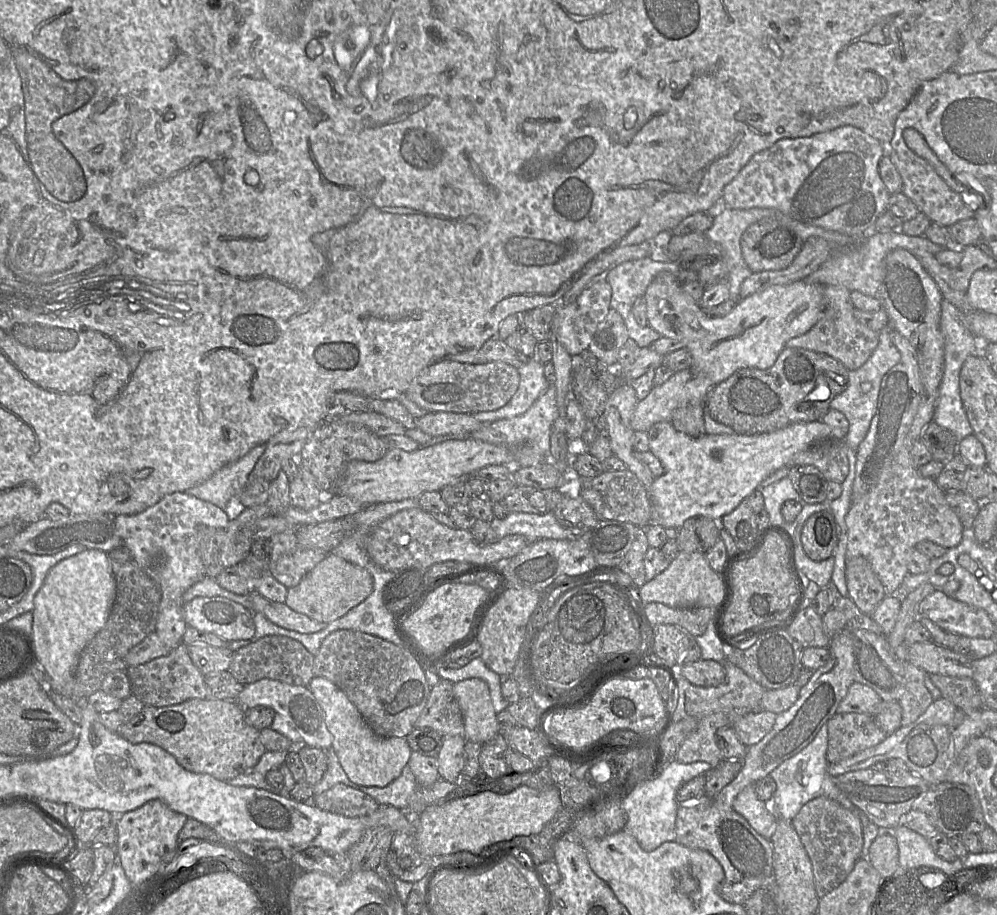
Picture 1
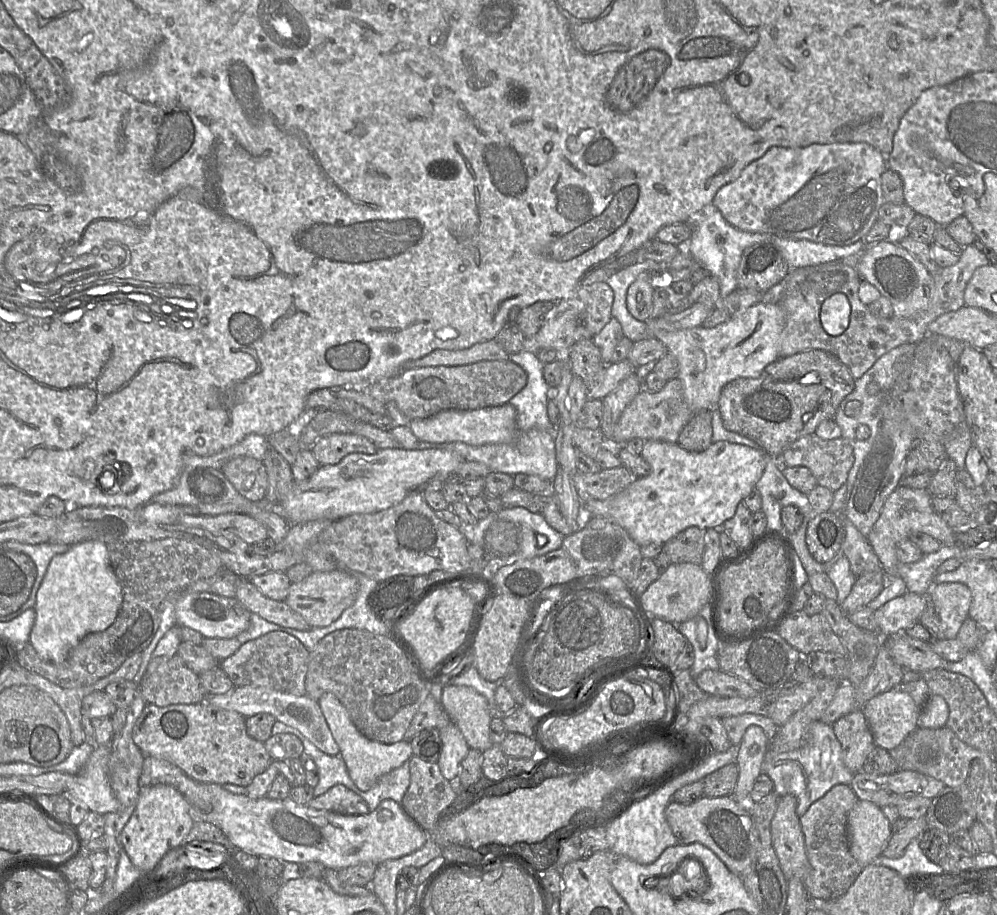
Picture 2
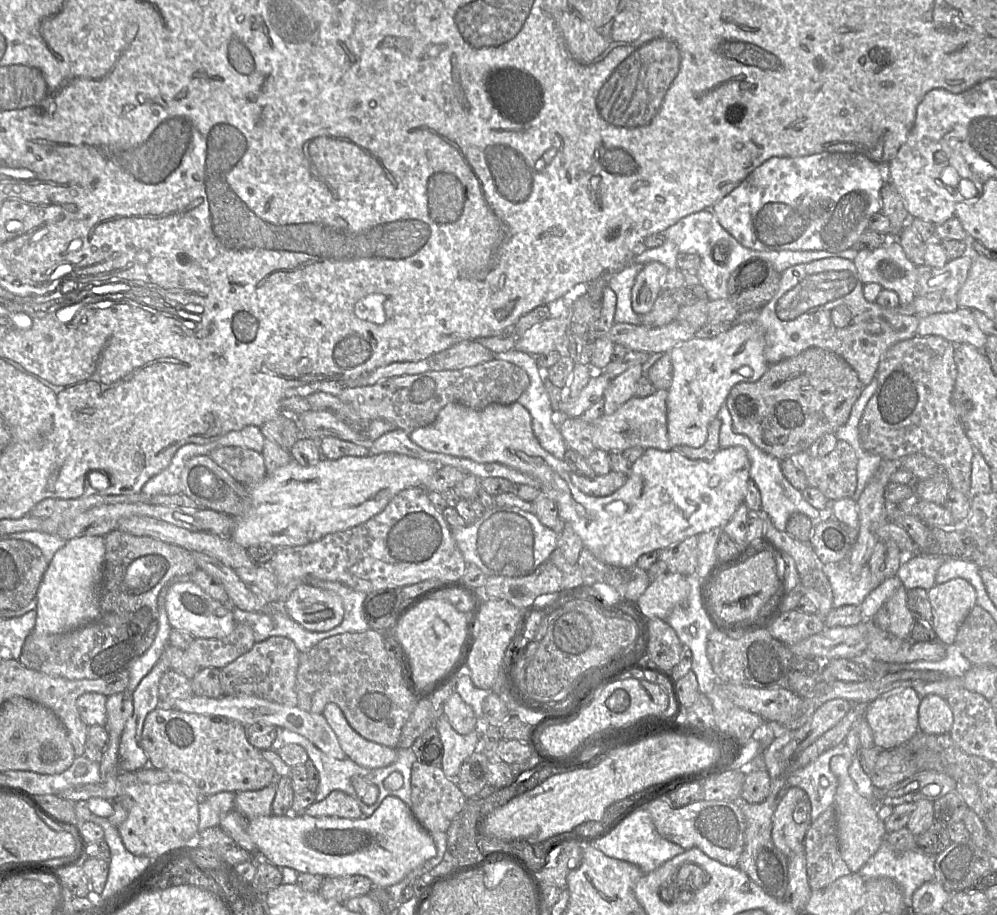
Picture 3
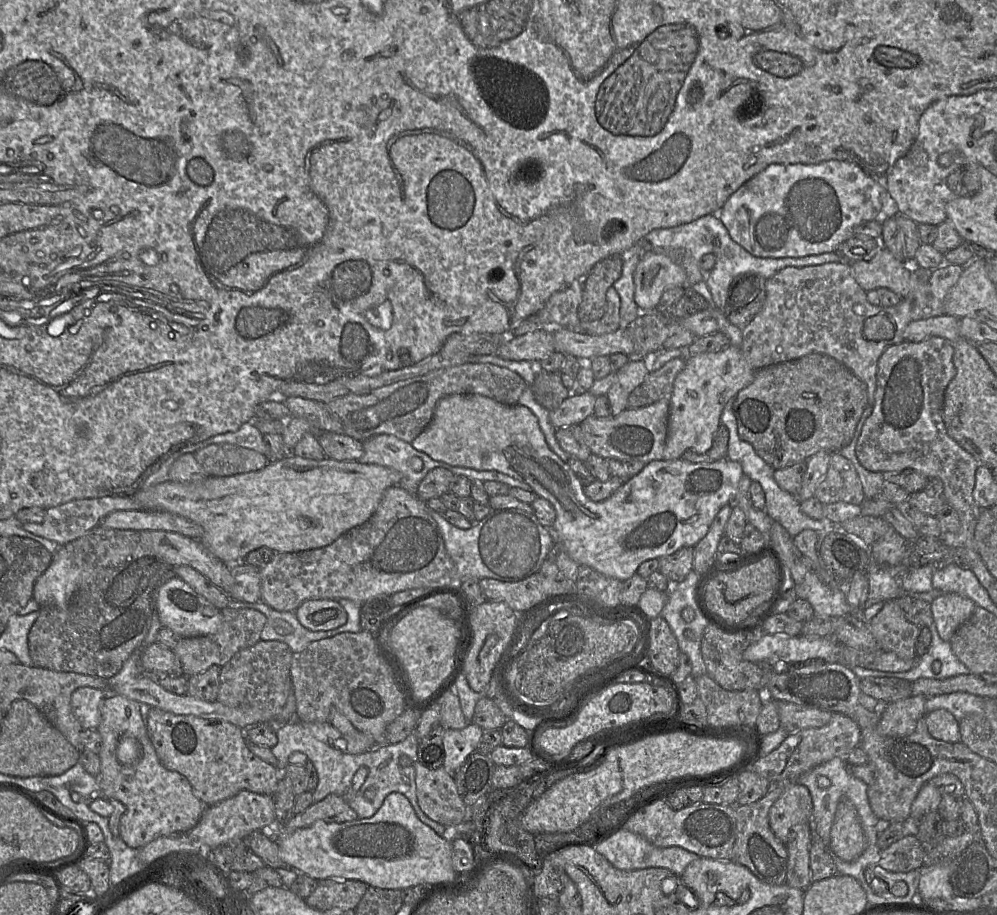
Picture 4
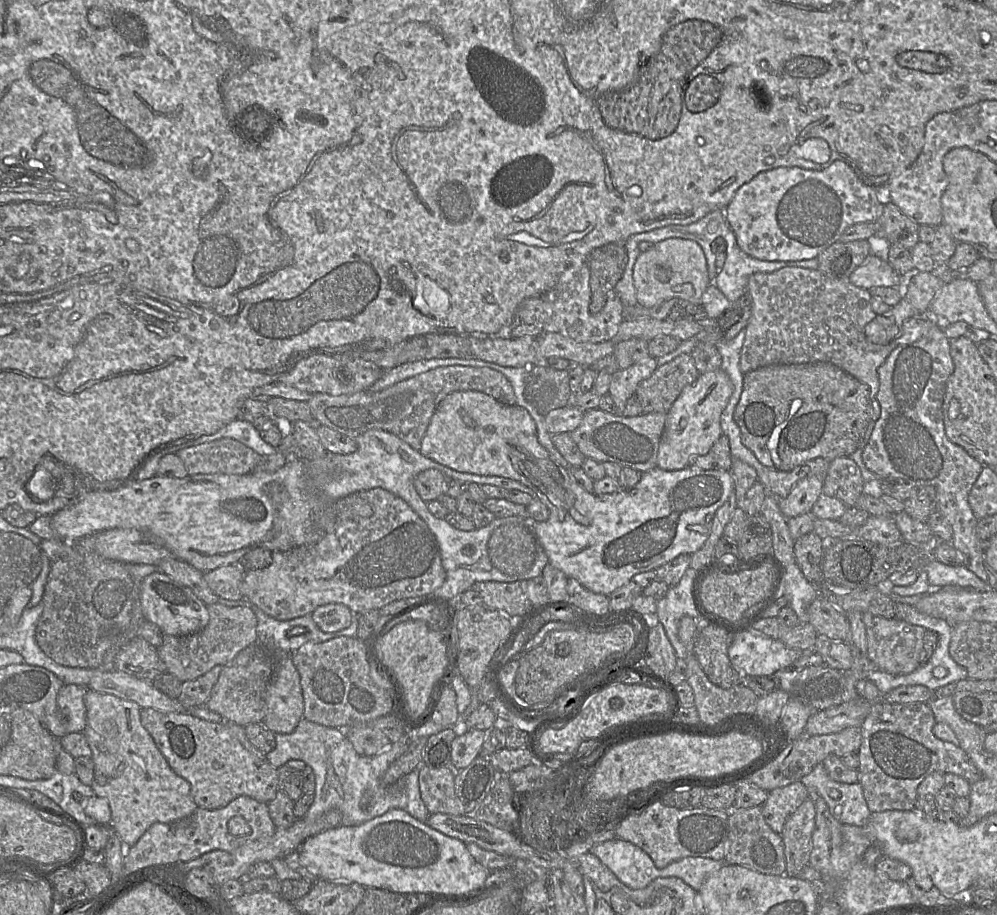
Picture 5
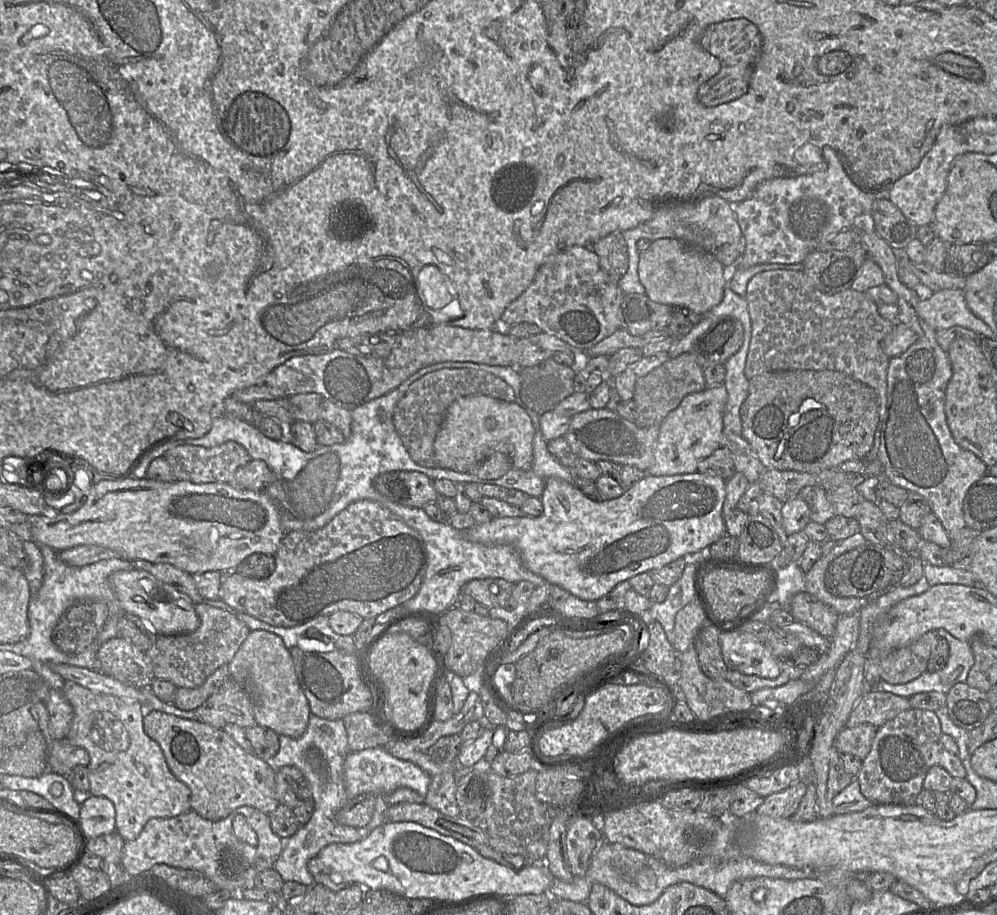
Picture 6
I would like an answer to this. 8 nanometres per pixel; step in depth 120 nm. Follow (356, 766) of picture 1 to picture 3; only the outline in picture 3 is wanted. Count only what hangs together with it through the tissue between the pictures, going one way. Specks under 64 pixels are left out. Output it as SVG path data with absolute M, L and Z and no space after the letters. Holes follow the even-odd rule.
M332 702L326 704L323 715L336 734L346 756L359 766L382 768L396 760L397 748L390 748L363 738L350 726L337 704Z

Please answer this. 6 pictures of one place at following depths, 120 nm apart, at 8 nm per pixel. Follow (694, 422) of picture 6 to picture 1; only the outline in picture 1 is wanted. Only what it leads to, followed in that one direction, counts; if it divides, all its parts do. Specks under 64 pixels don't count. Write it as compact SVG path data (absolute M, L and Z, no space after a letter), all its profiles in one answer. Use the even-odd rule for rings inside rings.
M660 272L647 287L644 301L648 326L662 337L681 341L691 354L694 375L706 377L716 385L740 369L765 370L773 366L790 339L816 324L823 309L823 286L805 280L772 285L738 300L728 315L712 318L682 290L675 275Z

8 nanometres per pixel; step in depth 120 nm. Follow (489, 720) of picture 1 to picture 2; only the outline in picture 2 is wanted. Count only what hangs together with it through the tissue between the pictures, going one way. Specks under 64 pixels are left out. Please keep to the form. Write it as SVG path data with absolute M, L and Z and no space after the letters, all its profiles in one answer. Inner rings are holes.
M444 686L441 705L464 736L469 748L481 752L493 744L490 739L490 723L487 699L468 686Z

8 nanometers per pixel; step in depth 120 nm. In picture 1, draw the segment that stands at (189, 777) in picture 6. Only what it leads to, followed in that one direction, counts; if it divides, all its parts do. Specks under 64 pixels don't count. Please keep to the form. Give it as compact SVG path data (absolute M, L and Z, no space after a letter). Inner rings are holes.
M217 698L189 699L182 703L154 707L145 705L130 721L123 723L119 733L130 743L151 743L175 757L186 770L205 773L222 781L231 780L240 774L252 772L266 749L260 739L260 731L245 722L245 709L235 700Z

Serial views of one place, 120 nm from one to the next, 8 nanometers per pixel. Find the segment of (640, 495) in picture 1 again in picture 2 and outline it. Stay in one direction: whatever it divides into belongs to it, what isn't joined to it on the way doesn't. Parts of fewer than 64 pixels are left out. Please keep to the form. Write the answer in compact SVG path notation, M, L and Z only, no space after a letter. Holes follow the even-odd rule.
M624 466L603 469L594 474L576 473L574 485L582 501L588 499L605 500L633 483L637 478Z

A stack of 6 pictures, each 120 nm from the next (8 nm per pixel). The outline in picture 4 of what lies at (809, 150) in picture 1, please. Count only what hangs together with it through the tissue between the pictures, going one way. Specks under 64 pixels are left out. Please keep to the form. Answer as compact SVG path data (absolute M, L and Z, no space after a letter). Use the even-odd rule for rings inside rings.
M828 160L818 164L770 164L737 189L719 211L732 240L761 258L804 257L835 252L859 224L881 219L885 212L883 181L868 175L857 164Z

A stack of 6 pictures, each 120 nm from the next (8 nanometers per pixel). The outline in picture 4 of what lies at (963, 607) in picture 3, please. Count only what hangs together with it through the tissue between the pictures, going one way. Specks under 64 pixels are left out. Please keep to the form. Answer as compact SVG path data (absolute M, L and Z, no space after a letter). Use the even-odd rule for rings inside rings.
M943 593L930 606L939 636L950 641L955 631L971 616L976 604L960 594Z

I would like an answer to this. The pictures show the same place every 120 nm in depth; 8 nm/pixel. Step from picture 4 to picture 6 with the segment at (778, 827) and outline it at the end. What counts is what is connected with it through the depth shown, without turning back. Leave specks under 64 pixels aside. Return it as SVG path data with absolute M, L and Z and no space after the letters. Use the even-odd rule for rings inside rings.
M798 780L785 790L765 797L763 803L756 809L756 814L771 818L791 818L806 790L807 786Z

